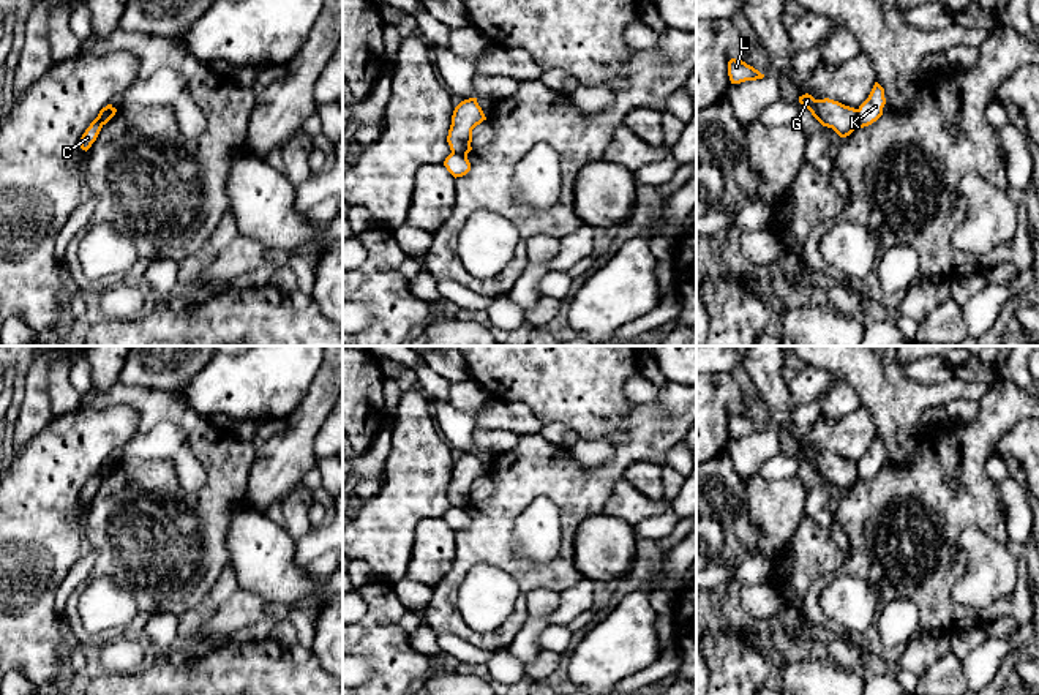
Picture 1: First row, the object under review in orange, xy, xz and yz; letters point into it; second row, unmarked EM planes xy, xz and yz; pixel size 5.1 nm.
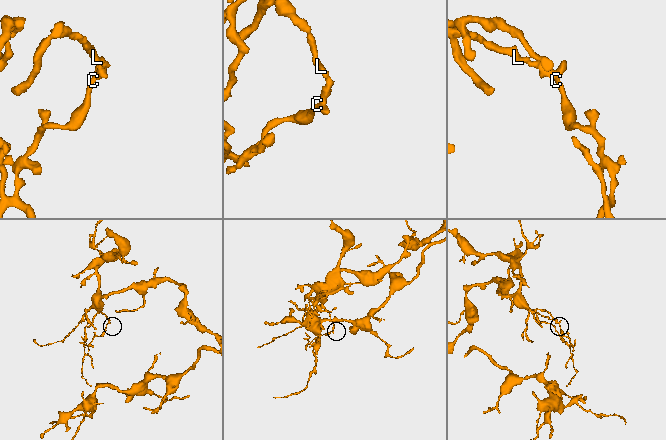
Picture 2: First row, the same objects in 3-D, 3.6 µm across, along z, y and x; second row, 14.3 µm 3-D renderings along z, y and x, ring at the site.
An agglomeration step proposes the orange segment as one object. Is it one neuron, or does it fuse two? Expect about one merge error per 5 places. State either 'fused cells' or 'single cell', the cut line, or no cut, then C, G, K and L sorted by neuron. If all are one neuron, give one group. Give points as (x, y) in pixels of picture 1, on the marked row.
fused cells | yz (858, 109), (855, 127) | C K / G L

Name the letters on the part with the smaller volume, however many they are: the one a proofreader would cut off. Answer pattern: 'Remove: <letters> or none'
Remove: C, K

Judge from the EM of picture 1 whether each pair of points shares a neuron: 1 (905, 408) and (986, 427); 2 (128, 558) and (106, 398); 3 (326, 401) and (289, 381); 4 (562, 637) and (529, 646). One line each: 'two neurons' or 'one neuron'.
1: two neurons
2: one neuron
3: two neurons
4: two neurons

